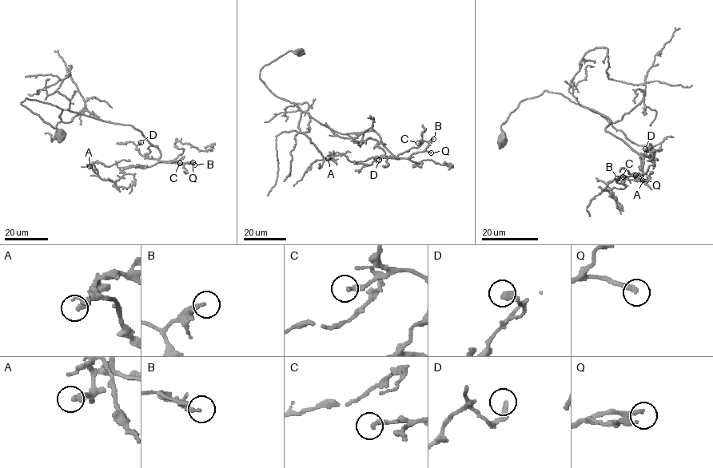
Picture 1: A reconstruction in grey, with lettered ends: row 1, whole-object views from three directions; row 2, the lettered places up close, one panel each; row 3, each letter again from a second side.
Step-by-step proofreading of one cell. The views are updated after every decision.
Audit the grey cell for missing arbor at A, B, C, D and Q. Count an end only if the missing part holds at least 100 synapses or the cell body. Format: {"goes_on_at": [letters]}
{"goes_on_at": ["Q"]}

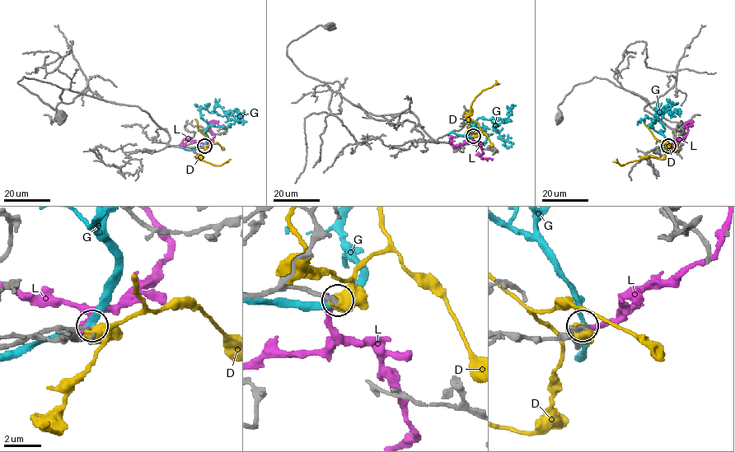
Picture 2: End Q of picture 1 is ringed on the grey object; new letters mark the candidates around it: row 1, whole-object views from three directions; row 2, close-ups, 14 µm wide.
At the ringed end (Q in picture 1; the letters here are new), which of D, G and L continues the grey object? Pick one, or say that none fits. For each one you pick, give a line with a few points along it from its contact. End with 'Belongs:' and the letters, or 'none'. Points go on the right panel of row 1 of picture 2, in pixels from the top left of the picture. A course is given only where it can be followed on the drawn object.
Belongs: none

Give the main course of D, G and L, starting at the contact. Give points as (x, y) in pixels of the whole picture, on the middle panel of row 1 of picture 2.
D: (473, 136), (475, 134), (470, 132), (467, 126), (473, 100), (483, 90), (499, 83)
G: (473, 136), (479, 118), (500, 118), (503, 122), (494, 130), (507, 140), (507, 146), (512, 142)
L: (472, 136), (483, 152), (477, 152), (483, 158), (493, 160)

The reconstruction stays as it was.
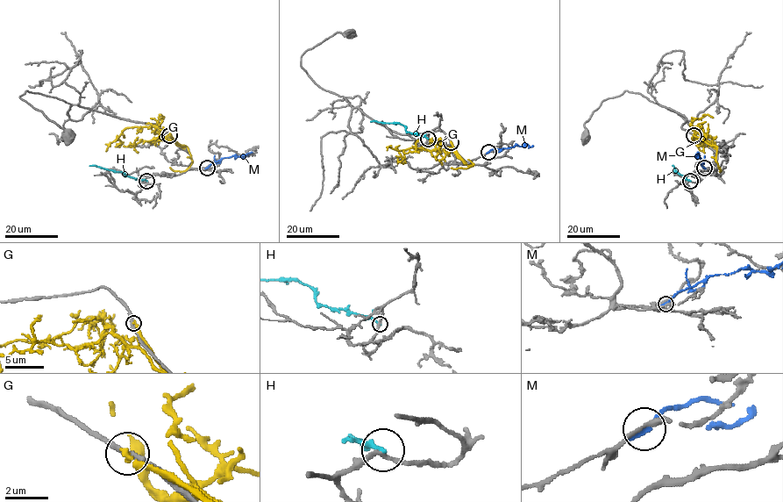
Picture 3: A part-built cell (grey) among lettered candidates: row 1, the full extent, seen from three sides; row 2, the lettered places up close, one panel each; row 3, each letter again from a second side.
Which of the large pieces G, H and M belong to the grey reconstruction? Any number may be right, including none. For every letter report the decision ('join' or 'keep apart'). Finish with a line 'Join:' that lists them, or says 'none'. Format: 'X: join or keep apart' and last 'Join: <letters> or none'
G: keep apart
H: keep apart
M: keep apart
Join: none

